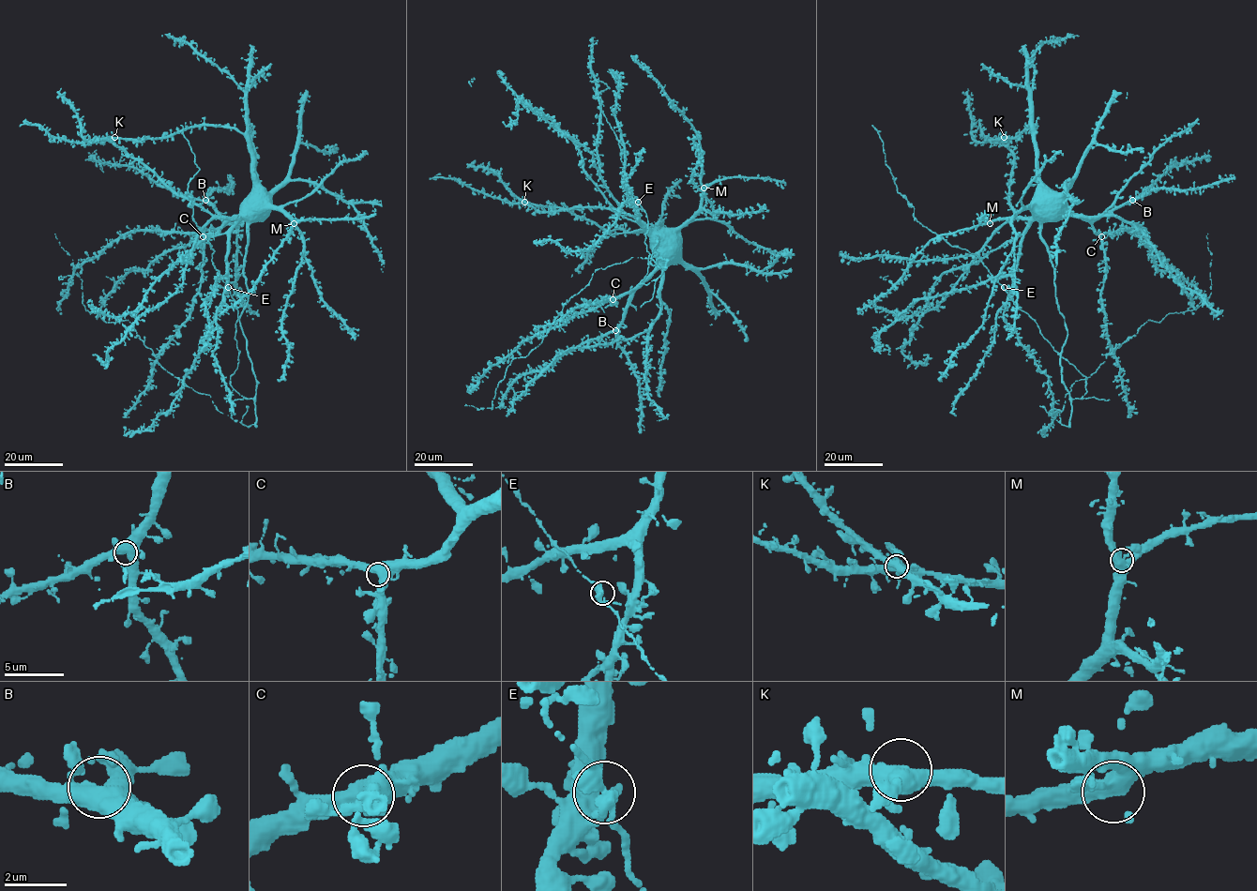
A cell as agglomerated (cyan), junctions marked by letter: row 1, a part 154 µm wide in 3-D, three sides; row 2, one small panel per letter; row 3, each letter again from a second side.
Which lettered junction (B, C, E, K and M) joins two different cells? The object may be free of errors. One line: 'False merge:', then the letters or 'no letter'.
False merge: no letter

